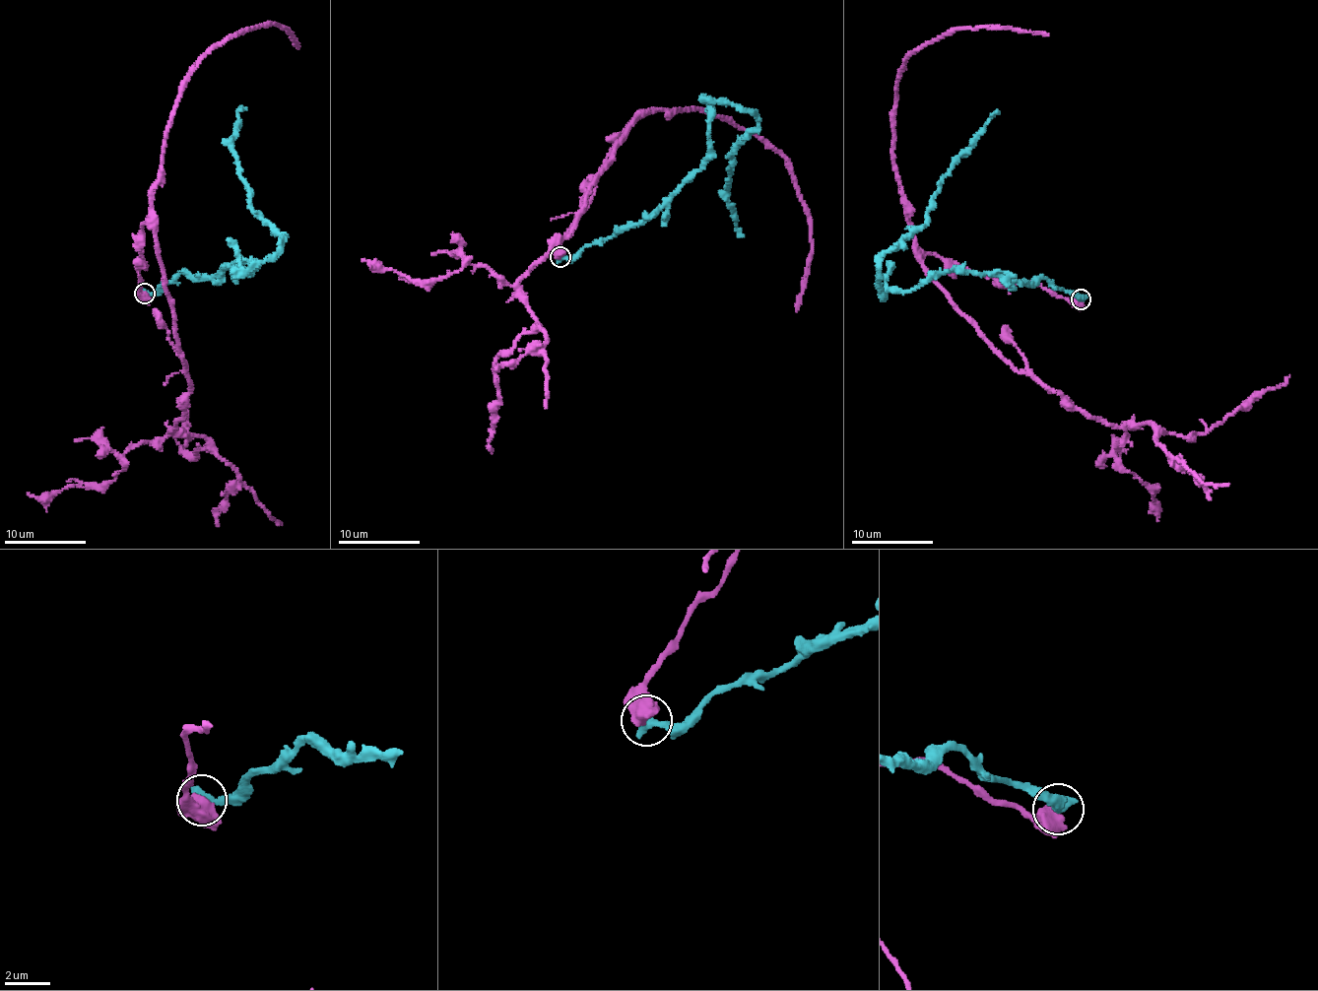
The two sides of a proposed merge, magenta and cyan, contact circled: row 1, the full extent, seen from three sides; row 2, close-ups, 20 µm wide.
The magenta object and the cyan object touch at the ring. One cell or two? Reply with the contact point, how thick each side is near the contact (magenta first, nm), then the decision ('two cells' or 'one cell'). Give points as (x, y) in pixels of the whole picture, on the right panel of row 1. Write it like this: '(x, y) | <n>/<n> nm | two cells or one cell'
(1081, 299) | 750/500 nm | two cells

